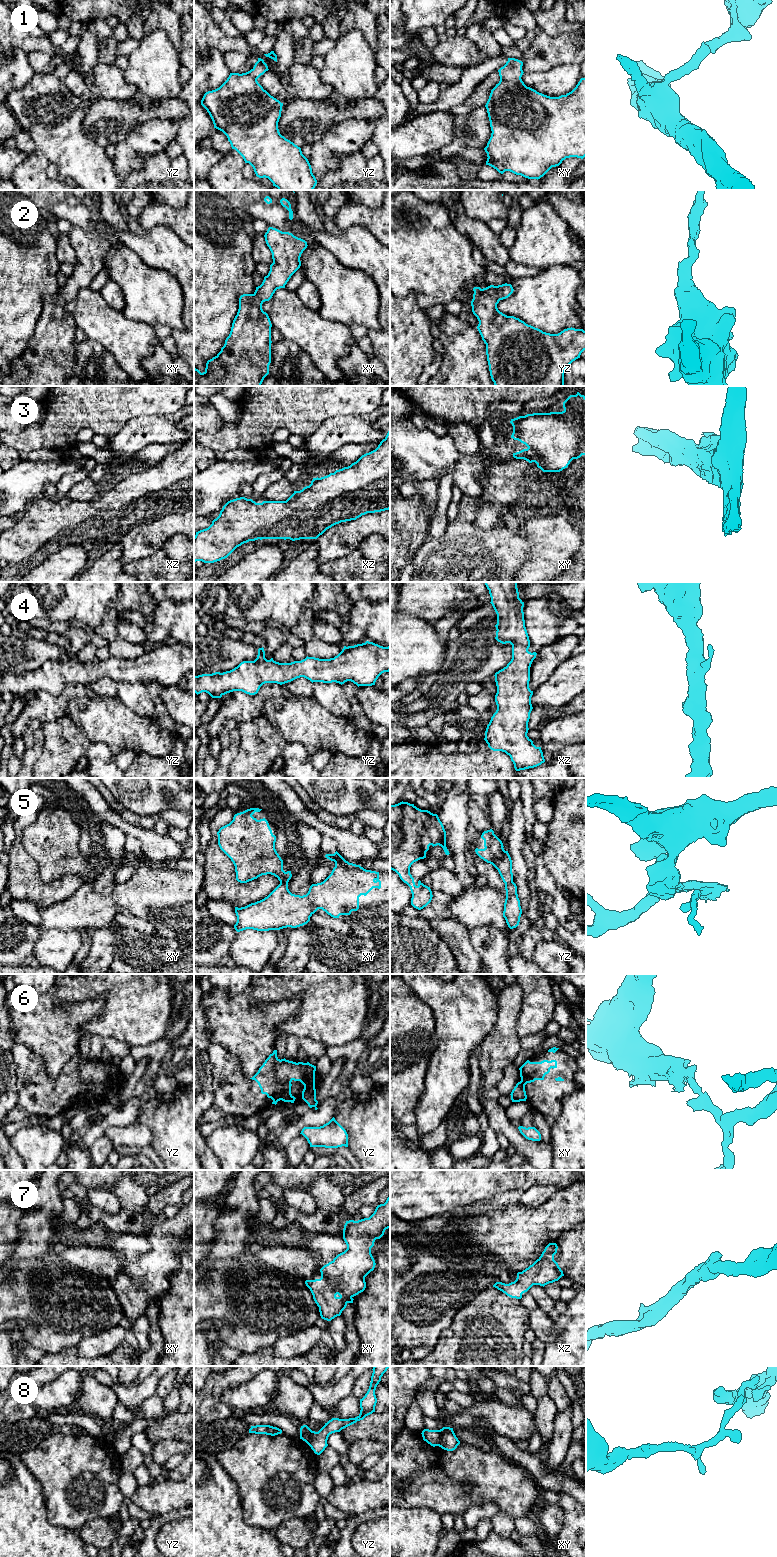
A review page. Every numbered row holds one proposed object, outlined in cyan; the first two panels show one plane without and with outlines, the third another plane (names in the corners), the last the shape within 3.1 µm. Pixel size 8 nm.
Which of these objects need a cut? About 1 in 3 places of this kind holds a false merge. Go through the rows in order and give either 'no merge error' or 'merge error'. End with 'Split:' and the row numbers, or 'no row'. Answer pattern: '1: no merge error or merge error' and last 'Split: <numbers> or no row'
1: no merge error
2: no merge error
3: no merge error
4: no merge error
5: merge error
6: merge error
7: no merge error
8: merge error
Split: 5, 6, 8

